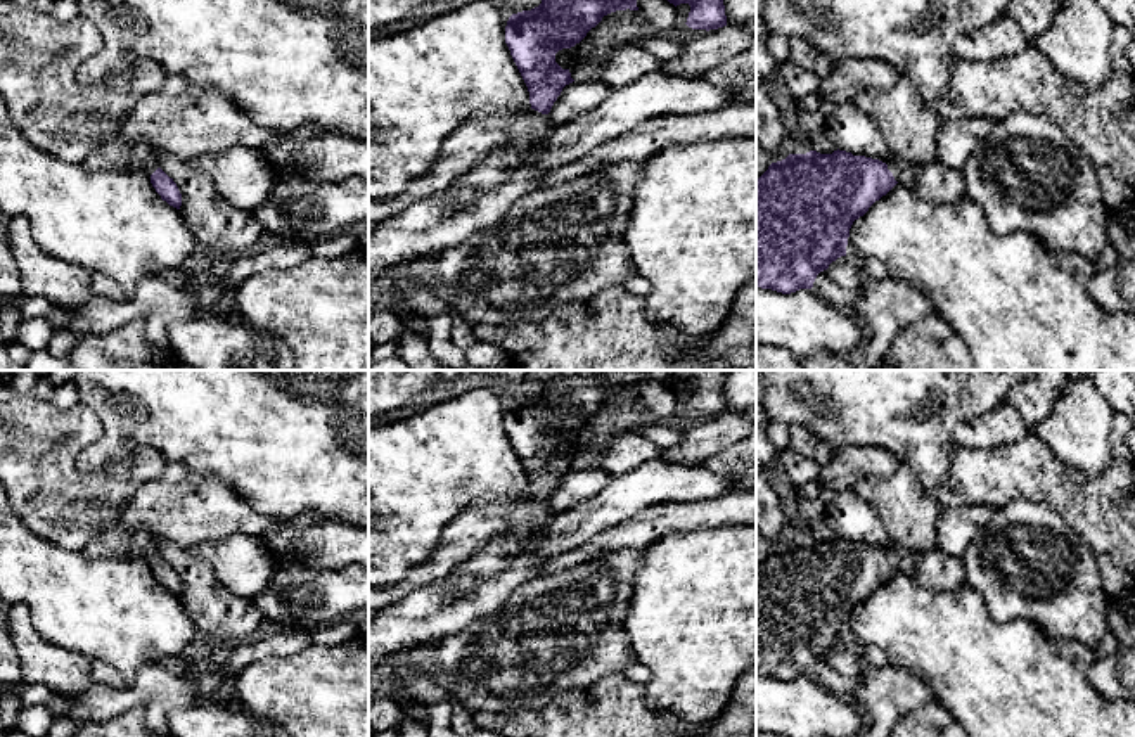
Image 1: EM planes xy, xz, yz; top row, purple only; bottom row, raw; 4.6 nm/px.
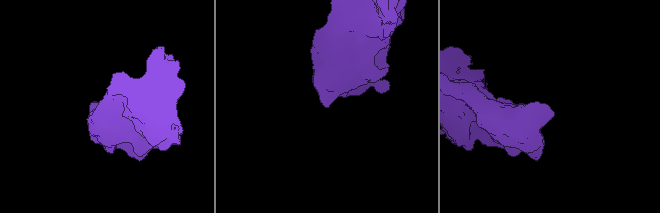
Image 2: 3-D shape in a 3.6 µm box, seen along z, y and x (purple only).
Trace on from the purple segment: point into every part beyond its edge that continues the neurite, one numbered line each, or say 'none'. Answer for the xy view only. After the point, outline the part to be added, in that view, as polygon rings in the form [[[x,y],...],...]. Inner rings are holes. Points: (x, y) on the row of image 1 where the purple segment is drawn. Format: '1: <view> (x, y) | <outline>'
1: xy (116, 154) | [[[121,137],[99,145],[83,163],[92,171],[145,171],[159,168],[156,152],[144,142],[126,142]]]

